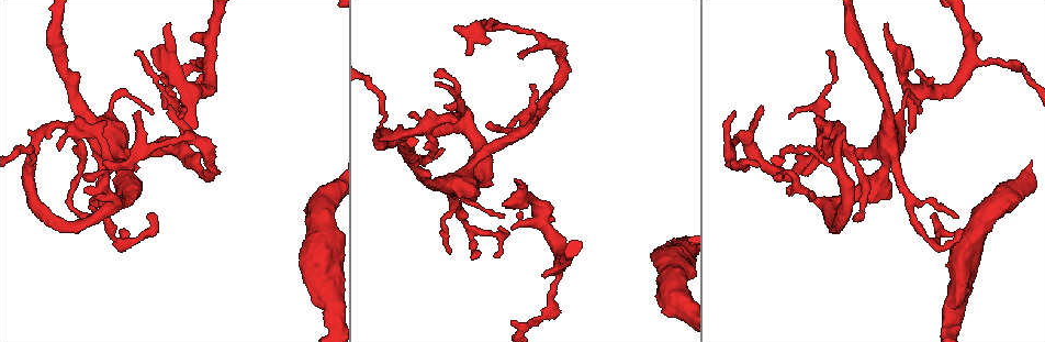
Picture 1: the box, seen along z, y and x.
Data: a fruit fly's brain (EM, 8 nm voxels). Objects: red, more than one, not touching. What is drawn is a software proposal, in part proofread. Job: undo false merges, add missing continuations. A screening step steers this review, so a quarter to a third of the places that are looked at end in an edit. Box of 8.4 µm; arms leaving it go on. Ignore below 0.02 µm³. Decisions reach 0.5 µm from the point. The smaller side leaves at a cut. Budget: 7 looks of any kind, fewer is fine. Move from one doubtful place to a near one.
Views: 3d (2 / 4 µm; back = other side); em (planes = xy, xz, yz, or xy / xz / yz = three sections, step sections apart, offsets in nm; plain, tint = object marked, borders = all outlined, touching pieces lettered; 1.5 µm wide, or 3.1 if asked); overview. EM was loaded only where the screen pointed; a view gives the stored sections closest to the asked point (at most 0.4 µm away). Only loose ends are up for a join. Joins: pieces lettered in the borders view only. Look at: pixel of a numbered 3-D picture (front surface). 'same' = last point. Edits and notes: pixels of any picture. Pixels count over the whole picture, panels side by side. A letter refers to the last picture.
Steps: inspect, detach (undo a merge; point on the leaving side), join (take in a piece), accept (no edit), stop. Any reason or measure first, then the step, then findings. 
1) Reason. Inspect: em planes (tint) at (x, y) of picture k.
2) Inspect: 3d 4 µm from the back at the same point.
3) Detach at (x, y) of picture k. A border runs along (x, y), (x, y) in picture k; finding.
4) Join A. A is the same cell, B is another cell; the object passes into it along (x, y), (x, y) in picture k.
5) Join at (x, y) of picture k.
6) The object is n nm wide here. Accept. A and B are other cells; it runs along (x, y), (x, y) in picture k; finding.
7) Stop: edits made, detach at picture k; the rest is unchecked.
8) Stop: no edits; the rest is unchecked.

Sharp bend. Inspect: em planes (borders) at (932, 245) of picture 1.

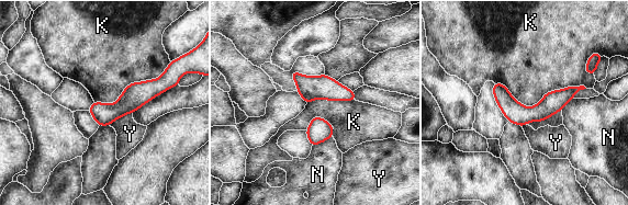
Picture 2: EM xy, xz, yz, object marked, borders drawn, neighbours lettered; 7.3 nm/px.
Accept. K, N and Y are other cells; a border runs along (494, 82), (526, 106), (573, 84) in picture 2; continuous, no second neuron.

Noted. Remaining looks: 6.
Sharp bend. Inspect: em planes (borders) at (819, 133) of picture 1.

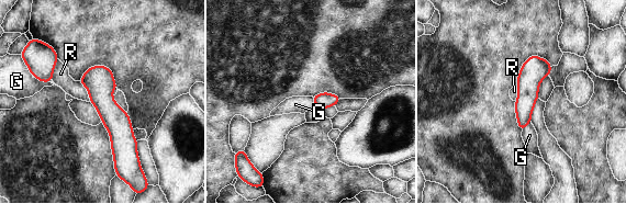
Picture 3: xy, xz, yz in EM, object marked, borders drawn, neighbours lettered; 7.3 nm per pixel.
The object is 170 nm wide here. Accept. G and R are other cells; a border runs along (77, 81), (86, 88), (90, 101) in picture 3; continuous, no second neuron.

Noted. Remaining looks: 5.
Tapers out. Inspect: 3d 4 µm from the back at (179, 114) of picture 1.

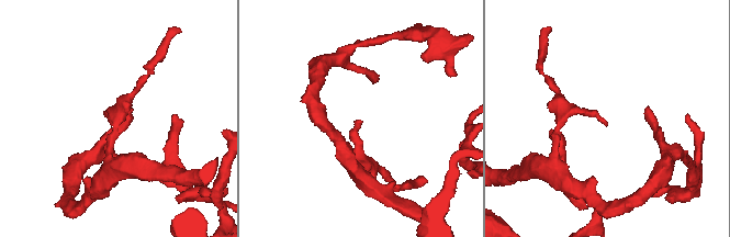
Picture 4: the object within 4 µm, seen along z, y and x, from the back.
Inspect: em xz step 8 (tint) at (361, 121) of picture 4.

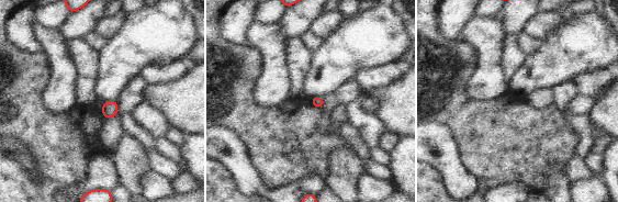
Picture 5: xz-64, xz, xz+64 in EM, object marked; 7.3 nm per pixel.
Inspect: em planes (borders) at the same point.

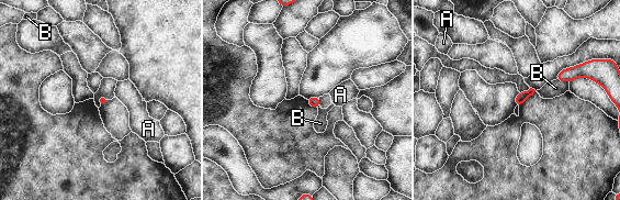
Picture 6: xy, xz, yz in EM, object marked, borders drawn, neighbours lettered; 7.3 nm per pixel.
Accept. A and B are other cells; a border runs along (555, 79), (568, 82) in picture 6; none of them fits.

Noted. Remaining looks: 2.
Stop: no edits; the rest is unchecked.

